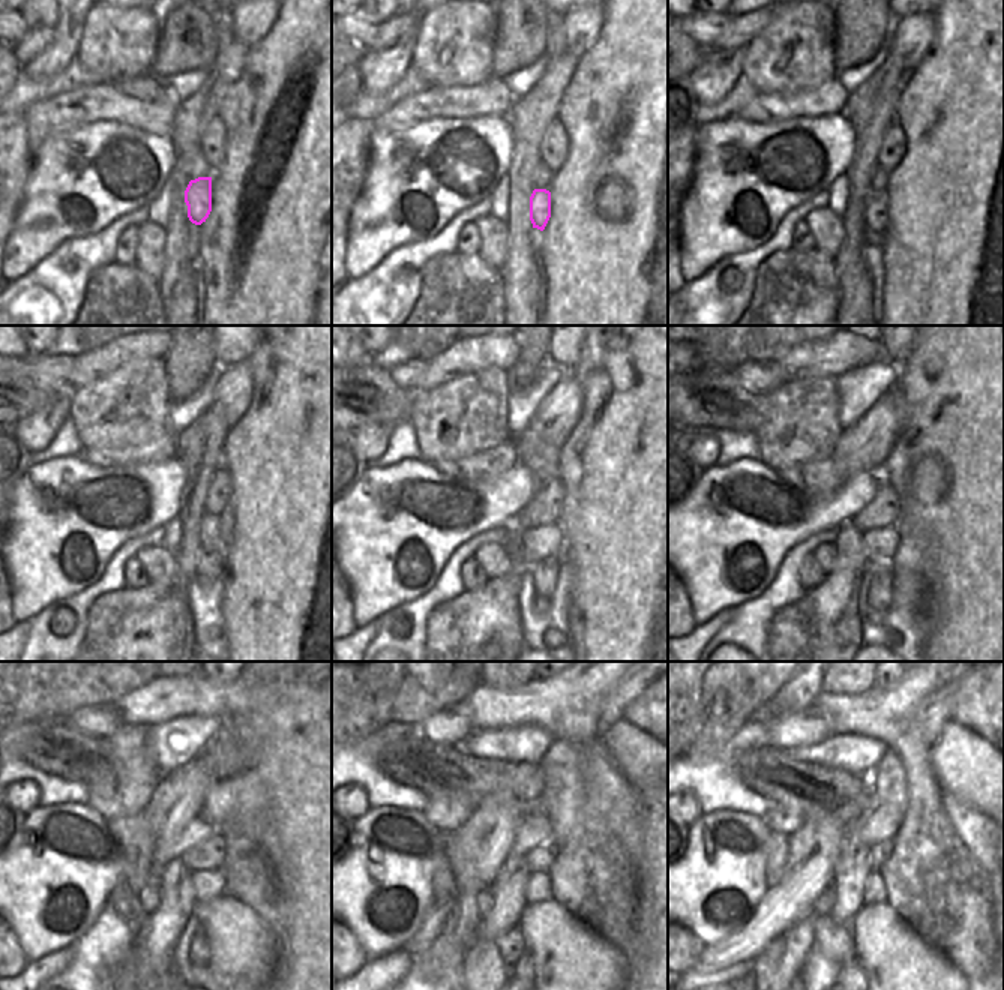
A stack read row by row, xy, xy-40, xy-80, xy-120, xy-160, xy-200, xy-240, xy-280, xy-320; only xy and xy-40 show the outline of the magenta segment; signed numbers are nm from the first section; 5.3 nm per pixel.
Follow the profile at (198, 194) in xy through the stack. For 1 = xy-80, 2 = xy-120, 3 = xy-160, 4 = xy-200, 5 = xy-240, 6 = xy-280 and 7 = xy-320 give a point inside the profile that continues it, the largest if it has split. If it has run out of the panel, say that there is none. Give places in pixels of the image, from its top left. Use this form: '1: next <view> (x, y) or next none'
1: next xy-80 (877, 207)
2: next xy-120 (210, 561)
3: next xy-160 (545, 570)
4: next xy-200 (880, 575)
5: next xy-240 (198, 951)
6: next xy-280 (524, 966)
7: next xy-320 (853, 966)

